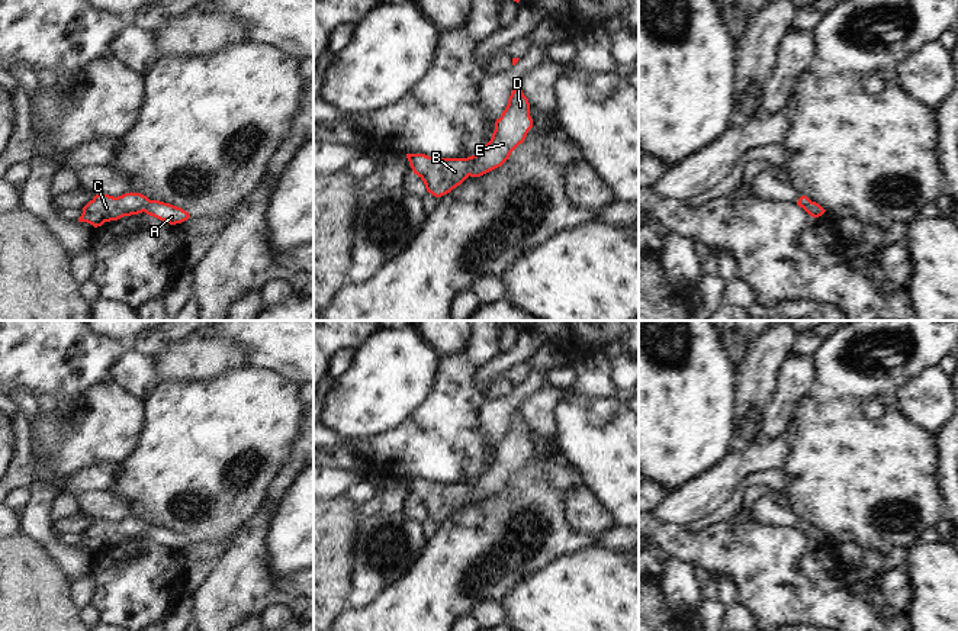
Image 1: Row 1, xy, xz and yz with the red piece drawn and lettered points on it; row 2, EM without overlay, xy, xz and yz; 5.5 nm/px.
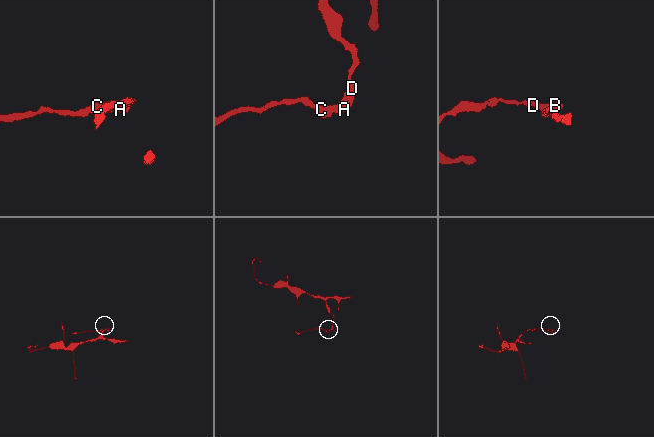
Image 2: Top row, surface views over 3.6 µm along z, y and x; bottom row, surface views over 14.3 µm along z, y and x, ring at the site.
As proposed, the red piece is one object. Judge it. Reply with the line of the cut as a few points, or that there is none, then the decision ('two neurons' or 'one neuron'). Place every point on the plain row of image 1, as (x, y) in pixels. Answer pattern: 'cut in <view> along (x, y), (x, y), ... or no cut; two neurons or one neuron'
no cut; one neuron

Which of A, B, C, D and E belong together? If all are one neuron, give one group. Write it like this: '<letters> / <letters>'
A B C D E

